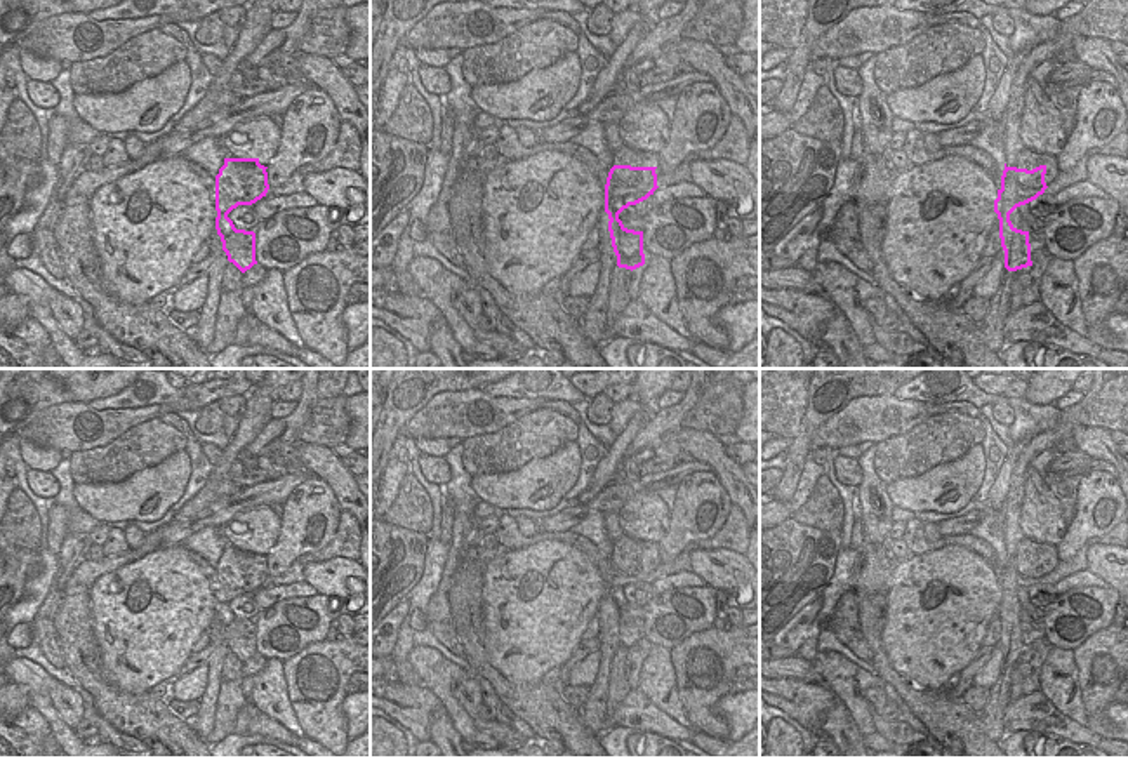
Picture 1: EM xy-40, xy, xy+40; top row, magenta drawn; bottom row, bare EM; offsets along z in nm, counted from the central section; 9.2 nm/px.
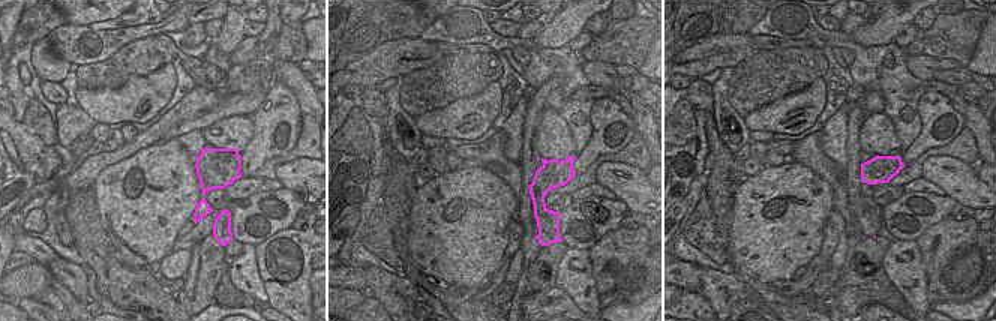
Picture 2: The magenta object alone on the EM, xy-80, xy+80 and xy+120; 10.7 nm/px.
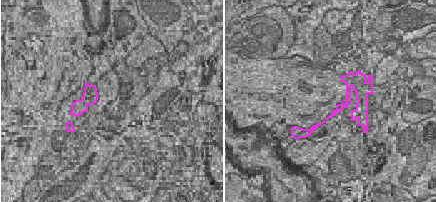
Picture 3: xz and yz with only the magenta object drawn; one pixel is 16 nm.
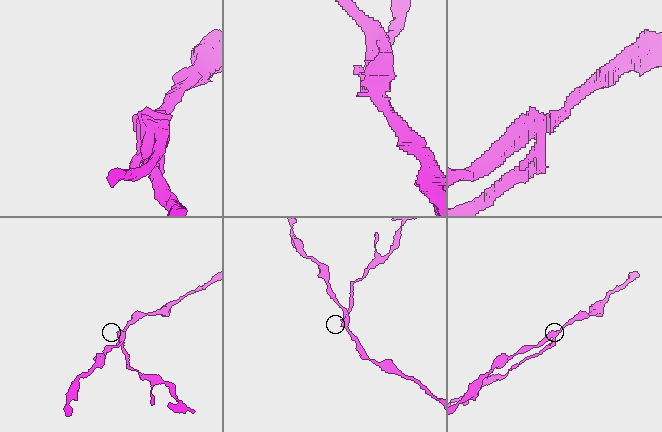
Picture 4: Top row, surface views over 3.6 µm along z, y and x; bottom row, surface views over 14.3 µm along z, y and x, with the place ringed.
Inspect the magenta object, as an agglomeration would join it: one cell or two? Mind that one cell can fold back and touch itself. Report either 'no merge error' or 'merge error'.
merge error

